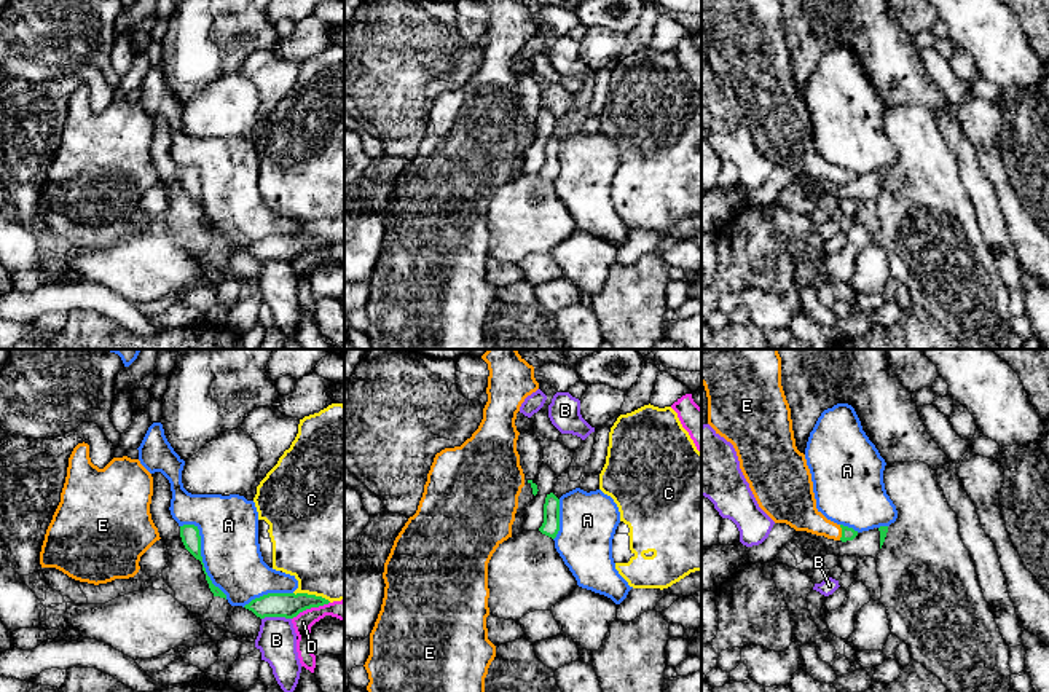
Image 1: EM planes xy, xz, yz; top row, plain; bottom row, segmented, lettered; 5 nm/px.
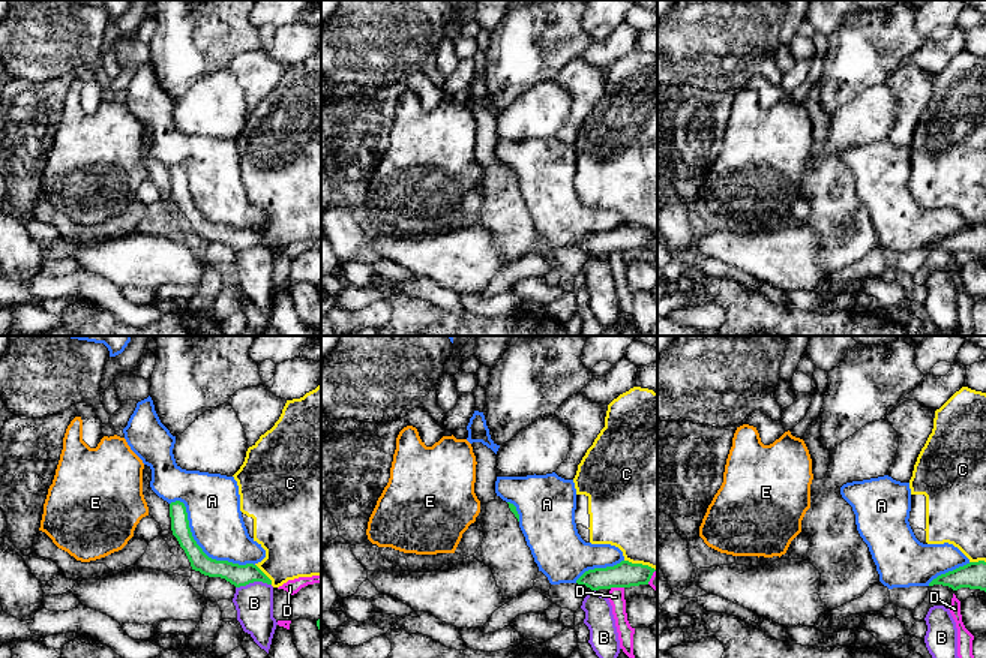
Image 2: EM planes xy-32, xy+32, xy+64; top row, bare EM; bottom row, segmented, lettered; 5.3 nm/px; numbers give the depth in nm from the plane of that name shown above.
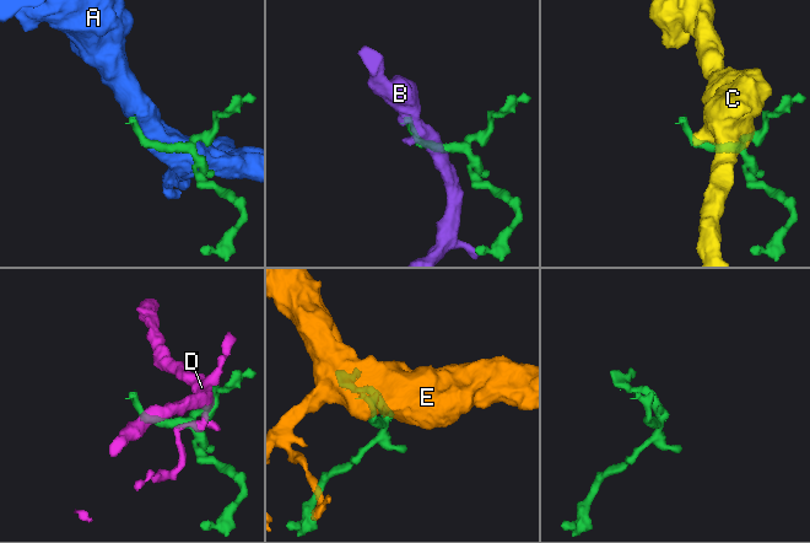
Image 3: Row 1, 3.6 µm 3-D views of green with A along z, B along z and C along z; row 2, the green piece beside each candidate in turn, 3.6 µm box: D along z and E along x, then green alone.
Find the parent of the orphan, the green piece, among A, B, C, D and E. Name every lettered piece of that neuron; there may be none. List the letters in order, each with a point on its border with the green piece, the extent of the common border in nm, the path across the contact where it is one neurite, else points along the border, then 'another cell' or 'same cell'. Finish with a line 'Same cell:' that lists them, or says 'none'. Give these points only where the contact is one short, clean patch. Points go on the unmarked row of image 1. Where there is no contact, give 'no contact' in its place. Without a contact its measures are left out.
A: xy (200, 198) | 440 nm | another cell
B: xy (276, 259) | 150 nm | along xy (290, 260), (262, 262) | another cell
C: xy (313, 238) | 200 nm | another cell
D: xy (310, 251) | 220 nm | another cell
E: yz (842, 176) | 80 nm | same cell
Same cell: E

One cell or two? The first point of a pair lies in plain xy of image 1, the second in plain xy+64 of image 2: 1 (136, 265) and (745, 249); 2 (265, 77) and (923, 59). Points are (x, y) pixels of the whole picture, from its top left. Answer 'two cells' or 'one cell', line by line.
1: one cell
2: two cells

